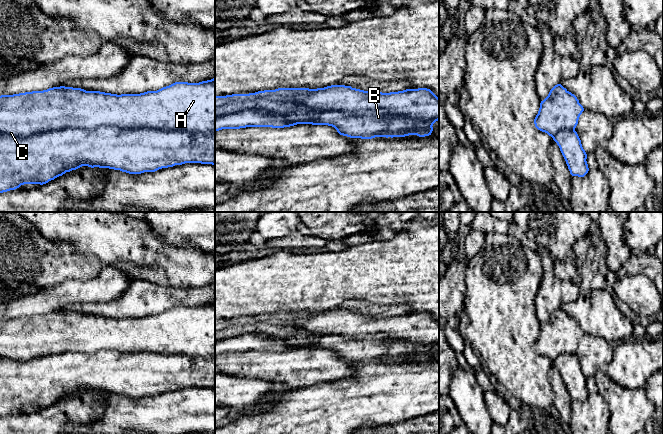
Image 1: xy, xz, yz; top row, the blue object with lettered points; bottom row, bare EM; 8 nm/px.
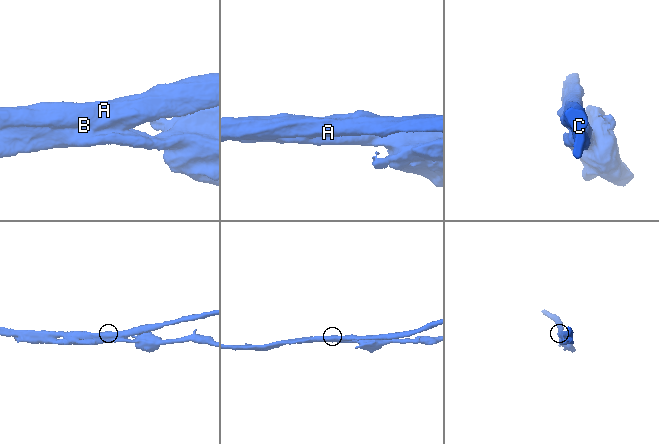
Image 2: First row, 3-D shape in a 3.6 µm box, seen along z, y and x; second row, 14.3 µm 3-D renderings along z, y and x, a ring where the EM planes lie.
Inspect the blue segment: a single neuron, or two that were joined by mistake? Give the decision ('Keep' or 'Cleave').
Cleave

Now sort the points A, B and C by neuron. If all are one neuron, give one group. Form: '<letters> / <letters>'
A C / B

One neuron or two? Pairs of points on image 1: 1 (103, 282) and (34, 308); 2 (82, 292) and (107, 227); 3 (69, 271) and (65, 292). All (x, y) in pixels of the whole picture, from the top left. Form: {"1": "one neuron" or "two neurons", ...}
{"1": "one neuron", "2": "two neurons", "3": "two neurons"}

